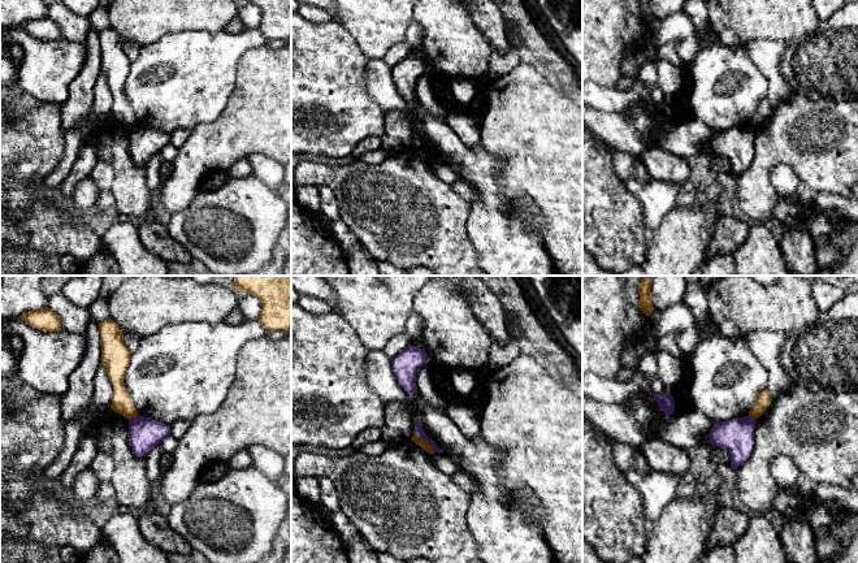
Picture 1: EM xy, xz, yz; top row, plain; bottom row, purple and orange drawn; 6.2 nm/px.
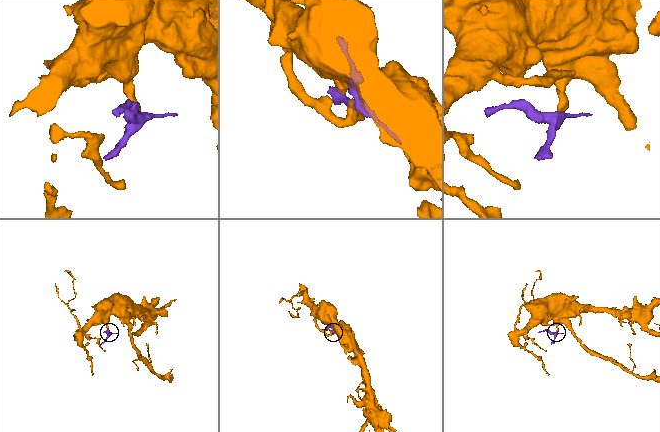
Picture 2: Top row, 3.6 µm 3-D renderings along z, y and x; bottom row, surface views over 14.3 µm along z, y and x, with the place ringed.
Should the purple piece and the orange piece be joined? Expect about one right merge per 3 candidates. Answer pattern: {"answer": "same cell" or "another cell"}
{"answer": "another cell"}

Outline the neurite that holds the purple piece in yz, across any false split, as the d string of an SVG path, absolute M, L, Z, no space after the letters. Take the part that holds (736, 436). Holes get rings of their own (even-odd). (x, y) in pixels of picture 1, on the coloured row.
M750 416L736 417L727 421L715 421L708 433L712 446L729 451L731 467L737 469L751 454L757 420Z

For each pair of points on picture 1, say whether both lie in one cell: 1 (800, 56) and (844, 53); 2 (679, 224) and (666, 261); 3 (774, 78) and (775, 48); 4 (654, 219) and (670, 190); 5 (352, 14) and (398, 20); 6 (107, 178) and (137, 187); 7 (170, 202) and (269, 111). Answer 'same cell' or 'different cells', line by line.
1: same cell
2: same cell
3: same cell
4: same cell
5: same cell
6: different cells
7: same cell

